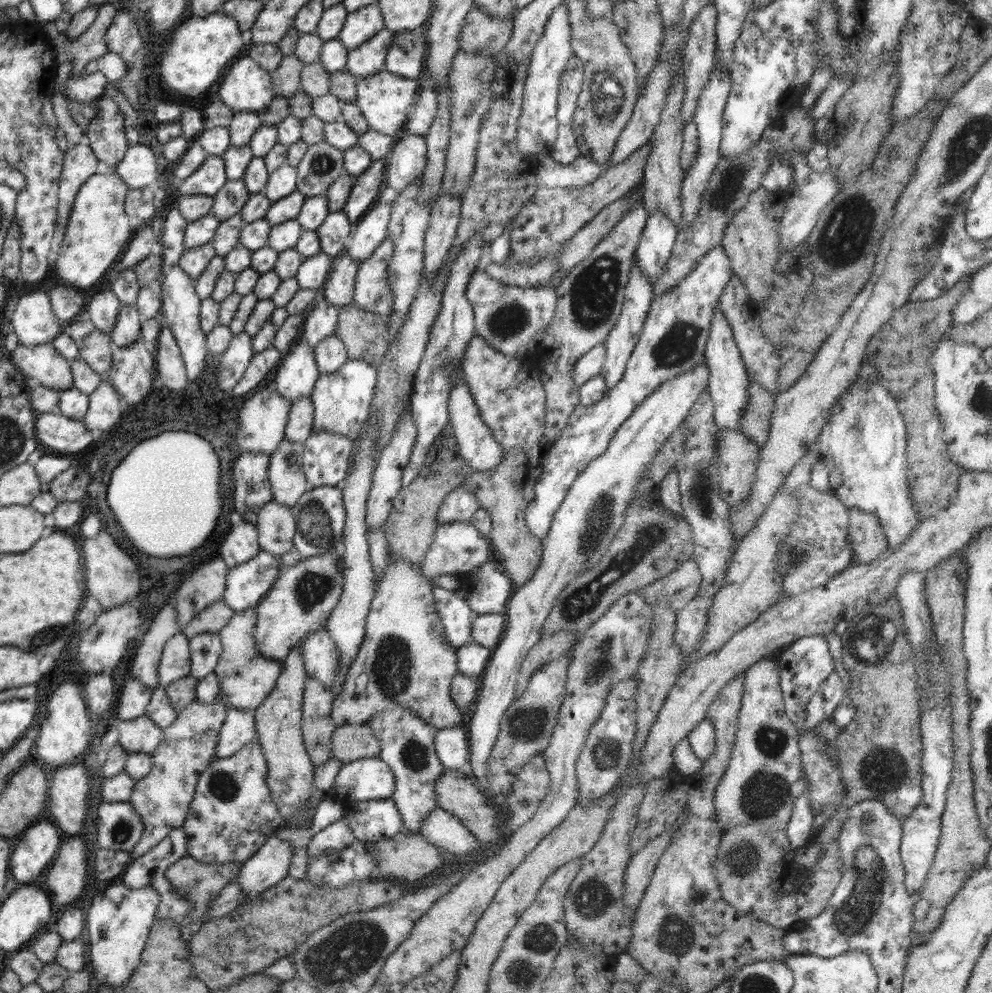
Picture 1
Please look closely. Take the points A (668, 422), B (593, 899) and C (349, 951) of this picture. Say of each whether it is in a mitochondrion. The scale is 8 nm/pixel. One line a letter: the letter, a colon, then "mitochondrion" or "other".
A: other
B: mitochondrion
C: mitochondrion

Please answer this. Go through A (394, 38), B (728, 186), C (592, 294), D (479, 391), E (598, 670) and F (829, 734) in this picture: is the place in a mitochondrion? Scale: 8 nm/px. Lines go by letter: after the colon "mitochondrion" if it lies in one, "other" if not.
A: other
B: mitochondrion
C: mitochondrion
D: other
E: mitochondrion
F: other

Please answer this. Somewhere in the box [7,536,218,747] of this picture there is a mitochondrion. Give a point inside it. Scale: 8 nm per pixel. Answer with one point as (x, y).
(51, 634)

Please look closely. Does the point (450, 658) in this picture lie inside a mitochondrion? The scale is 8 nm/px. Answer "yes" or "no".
no

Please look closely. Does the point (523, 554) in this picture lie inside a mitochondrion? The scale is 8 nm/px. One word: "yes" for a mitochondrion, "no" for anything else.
no

